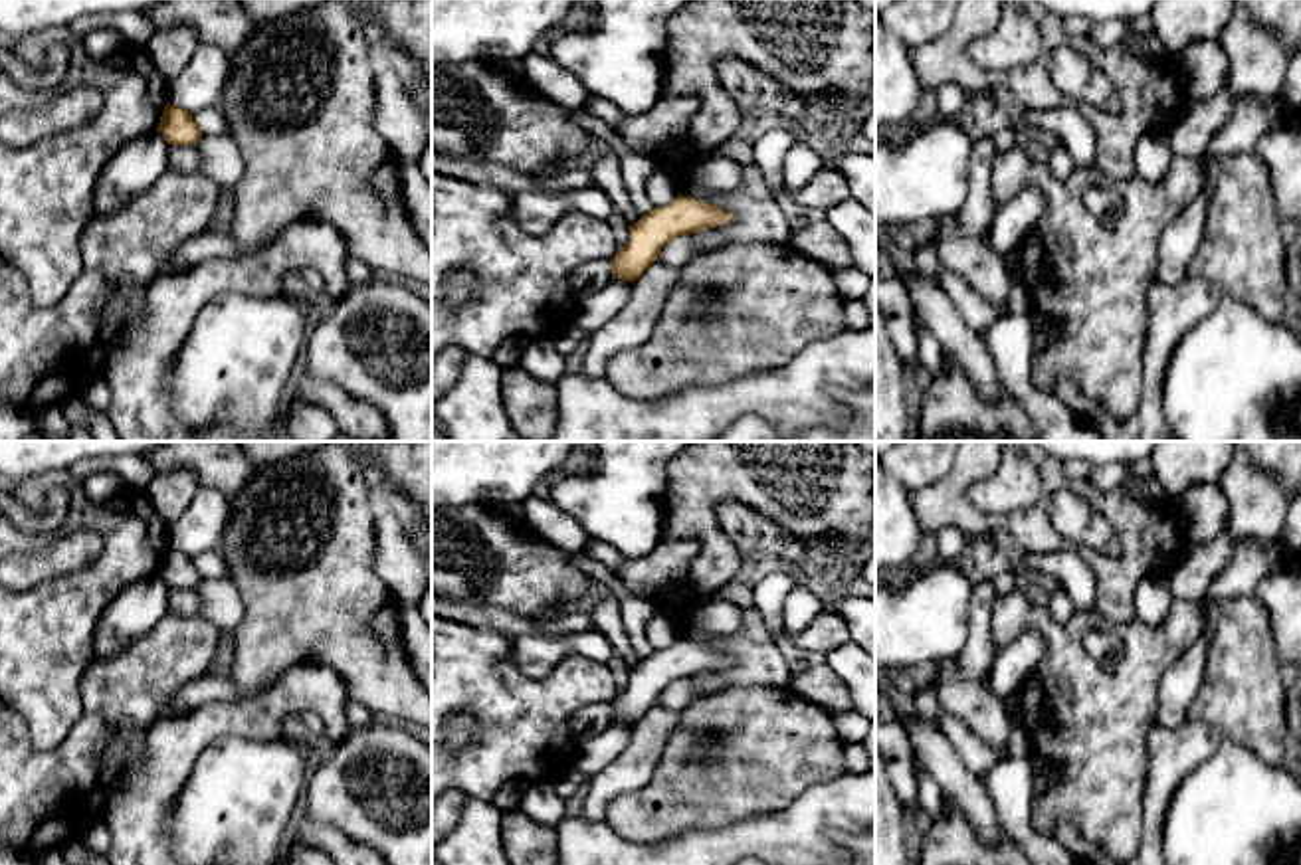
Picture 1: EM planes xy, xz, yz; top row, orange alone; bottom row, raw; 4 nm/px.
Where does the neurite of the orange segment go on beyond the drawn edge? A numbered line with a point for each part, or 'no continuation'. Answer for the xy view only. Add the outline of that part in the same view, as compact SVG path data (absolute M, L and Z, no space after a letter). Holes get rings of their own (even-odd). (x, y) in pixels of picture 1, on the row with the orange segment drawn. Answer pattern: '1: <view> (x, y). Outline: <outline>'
no continuation

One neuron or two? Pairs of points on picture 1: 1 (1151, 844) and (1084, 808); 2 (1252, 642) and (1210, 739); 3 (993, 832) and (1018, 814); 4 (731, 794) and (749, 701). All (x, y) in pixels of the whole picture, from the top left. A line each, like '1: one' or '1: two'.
1: two
2: two
3: two
4: one

